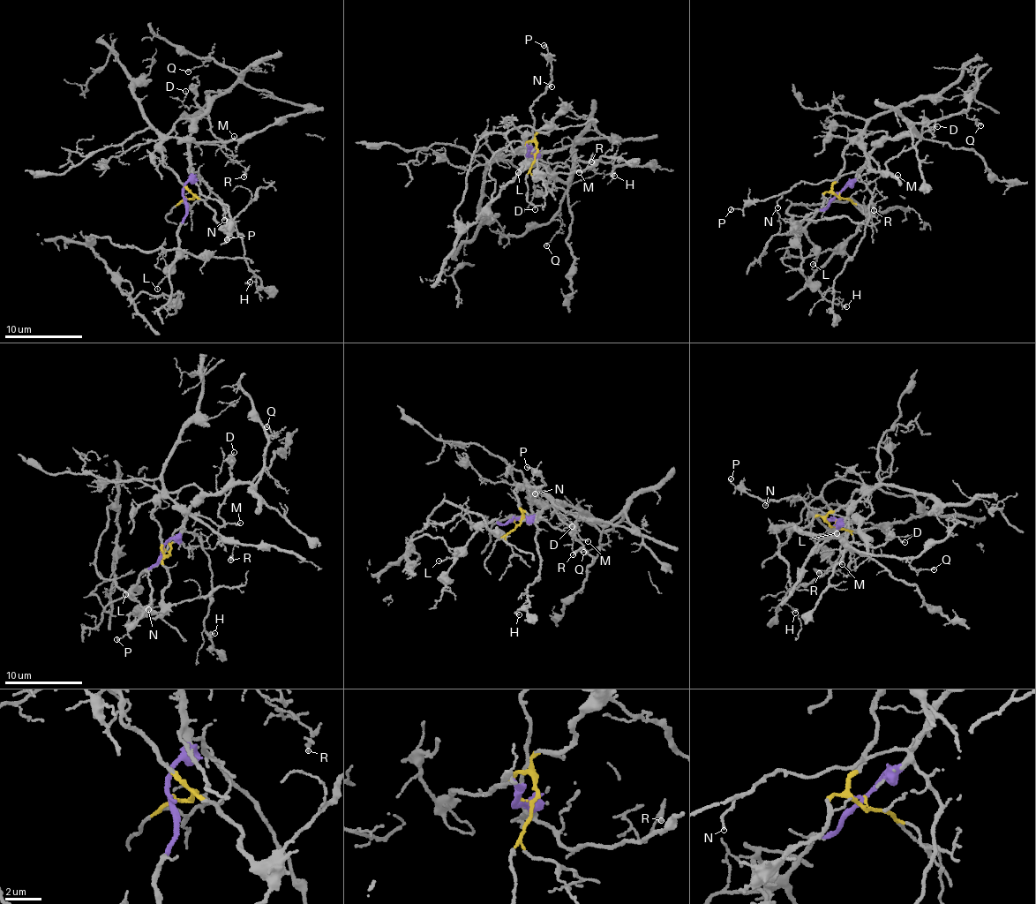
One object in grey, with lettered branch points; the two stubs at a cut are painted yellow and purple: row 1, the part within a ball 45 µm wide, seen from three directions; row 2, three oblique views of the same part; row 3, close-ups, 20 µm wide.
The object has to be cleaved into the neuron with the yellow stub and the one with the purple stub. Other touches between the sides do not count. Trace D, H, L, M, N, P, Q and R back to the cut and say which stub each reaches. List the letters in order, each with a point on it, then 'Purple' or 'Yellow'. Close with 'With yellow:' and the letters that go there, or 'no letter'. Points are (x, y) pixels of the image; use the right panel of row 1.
D: Place: (937, 126). Purple
H: Place: (846, 306). Purple
L: Place: (813, 264). Purple
M: Place: (897, 175). Yellow
N: Place: (777, 207). Purple
P: Place: (731, 209). Purple
Q: Place: (980, 125). Purple
R: Place: (874, 210). Yellow
With yellow: M, R

